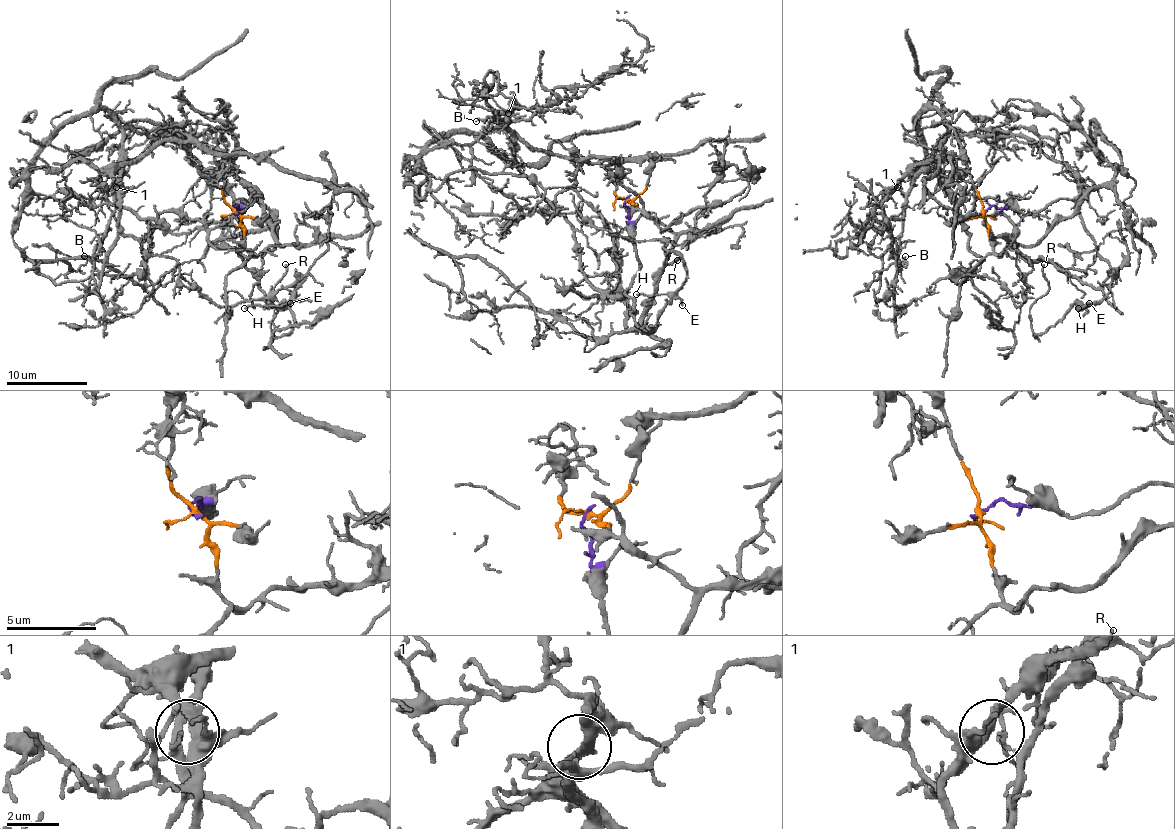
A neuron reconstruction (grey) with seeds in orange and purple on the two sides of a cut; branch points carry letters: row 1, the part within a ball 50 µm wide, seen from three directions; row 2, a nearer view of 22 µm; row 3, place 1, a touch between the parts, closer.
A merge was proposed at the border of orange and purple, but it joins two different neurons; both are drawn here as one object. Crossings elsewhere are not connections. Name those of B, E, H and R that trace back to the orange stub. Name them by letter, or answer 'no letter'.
B

